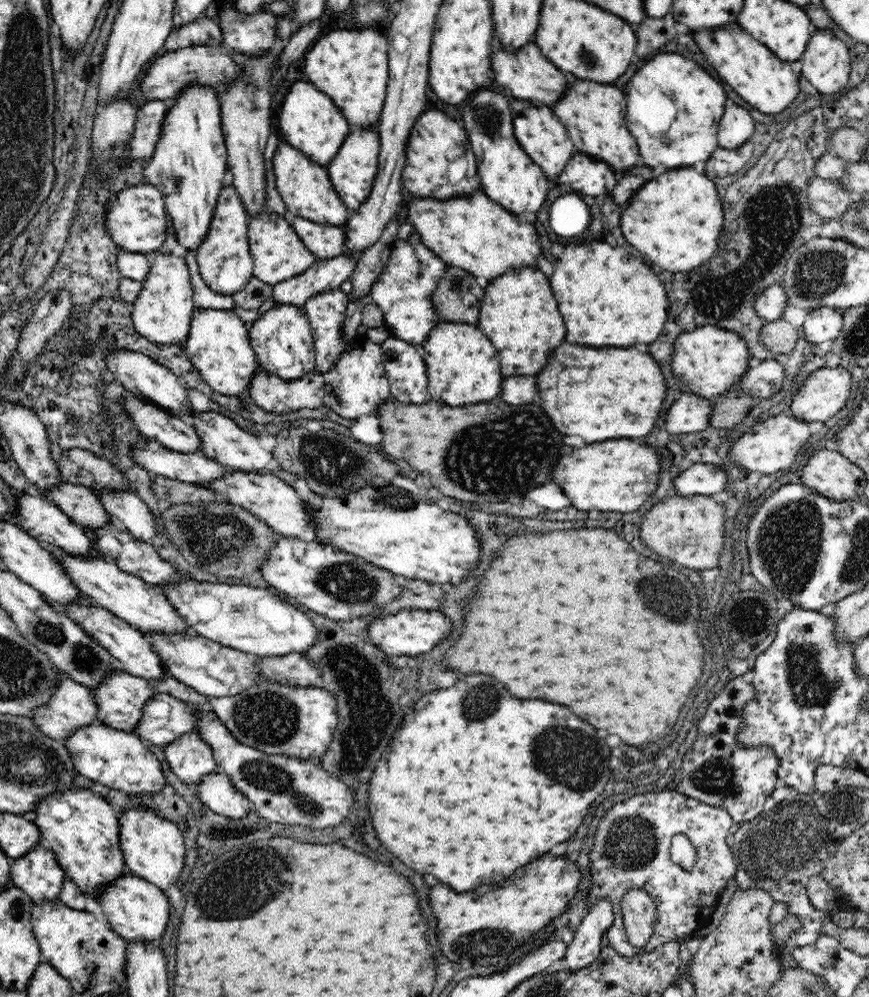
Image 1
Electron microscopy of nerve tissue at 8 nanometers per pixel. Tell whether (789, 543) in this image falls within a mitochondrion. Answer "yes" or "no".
yes

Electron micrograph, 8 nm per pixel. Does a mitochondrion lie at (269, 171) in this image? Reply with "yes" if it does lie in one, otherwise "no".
no

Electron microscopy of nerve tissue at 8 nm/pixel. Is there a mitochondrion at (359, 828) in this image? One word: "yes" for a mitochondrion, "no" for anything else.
no

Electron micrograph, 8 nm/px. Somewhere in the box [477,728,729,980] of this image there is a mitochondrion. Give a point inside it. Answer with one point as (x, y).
(628, 841)

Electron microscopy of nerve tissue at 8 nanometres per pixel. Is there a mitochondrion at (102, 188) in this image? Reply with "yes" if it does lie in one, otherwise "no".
no

